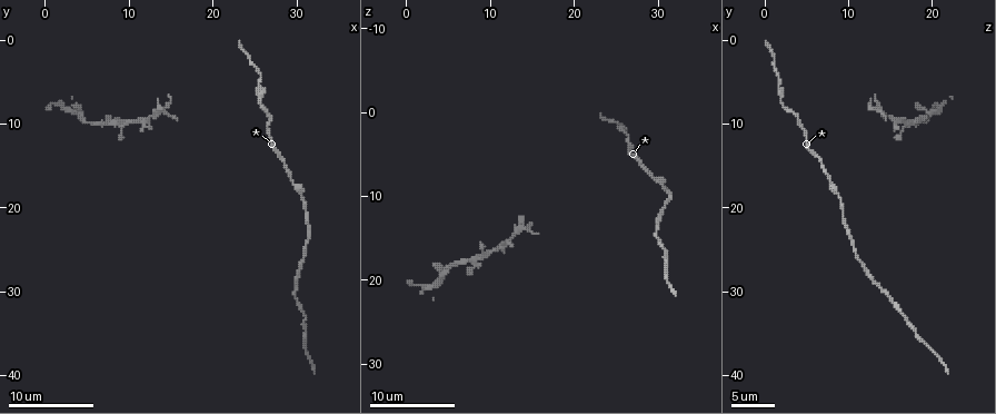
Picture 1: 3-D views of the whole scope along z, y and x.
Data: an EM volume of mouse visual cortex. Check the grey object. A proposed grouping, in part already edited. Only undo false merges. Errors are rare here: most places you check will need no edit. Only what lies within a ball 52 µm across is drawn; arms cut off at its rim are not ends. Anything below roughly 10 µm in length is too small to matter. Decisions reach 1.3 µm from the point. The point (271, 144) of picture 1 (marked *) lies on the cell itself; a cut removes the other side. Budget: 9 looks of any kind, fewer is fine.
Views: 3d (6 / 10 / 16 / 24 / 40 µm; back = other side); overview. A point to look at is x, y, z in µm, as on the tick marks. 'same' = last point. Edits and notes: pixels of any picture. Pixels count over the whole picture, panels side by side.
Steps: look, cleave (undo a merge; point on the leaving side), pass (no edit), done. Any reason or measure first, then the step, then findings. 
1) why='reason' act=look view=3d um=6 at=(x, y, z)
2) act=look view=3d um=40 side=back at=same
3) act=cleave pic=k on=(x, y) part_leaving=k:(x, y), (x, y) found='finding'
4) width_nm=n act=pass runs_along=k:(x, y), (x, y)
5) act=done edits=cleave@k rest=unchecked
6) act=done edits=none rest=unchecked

why='thick turns thin' act=look view=3d um=16 at=(15.4, 9.4, 14.2)

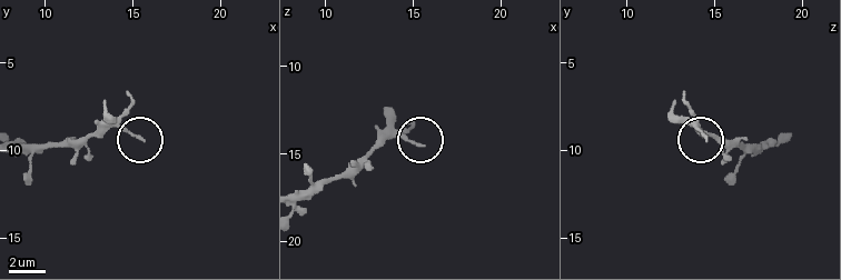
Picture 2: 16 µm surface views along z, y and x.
width_nm=140 act=pass found='continuous, no second cell'

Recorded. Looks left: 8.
why='thick turns thin' act=look view=3d um=10 at=(26.0, 7.4, 2.0)

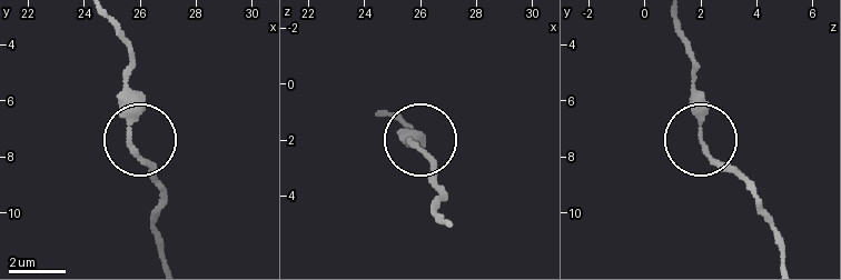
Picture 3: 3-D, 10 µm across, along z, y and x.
act=look view=3d um=6 at=(25.6, 7.7, 2.2)

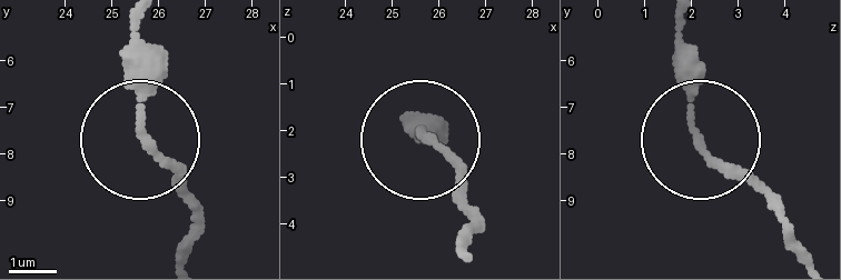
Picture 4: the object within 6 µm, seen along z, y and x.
act=pass runs_along=4:(186, 252), (194, 217), (146, 132), (134, 26) found='all the same cell'

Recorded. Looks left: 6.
act=look view=3d um=10 at=(30.8, 18.2, 8.8)

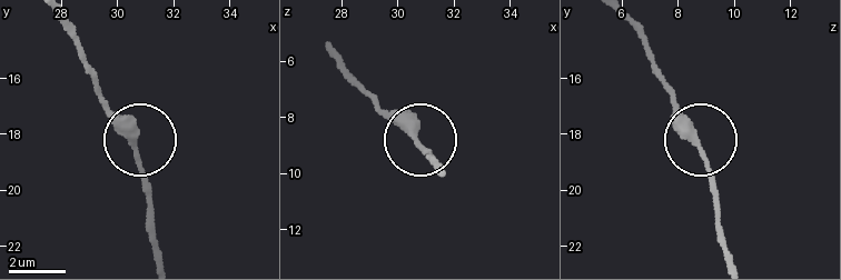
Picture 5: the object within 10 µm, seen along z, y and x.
act=pass runs_along=5:(62, 20), (108, 113), (131, 142), (148, 204) found='continuous, no second cell'

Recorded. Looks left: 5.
why='sudden change in width' act=look view=3d um=10 at=(29.8, 29.0, 13.2)

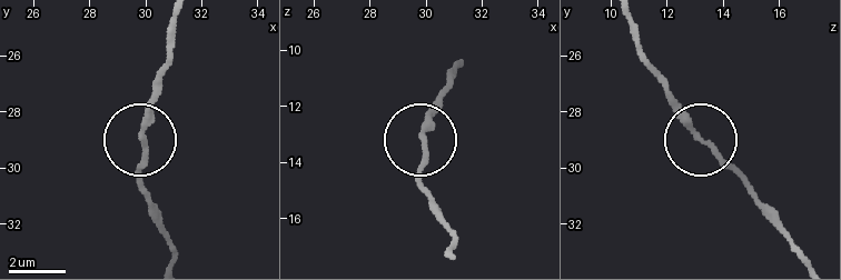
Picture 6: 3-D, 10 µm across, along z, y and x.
act=pass runs_along=6:(629, 19), (637, 54), (679, 120), (769, 210) found='all the same cell'

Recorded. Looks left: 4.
act=done edits=none rest=unchecked

